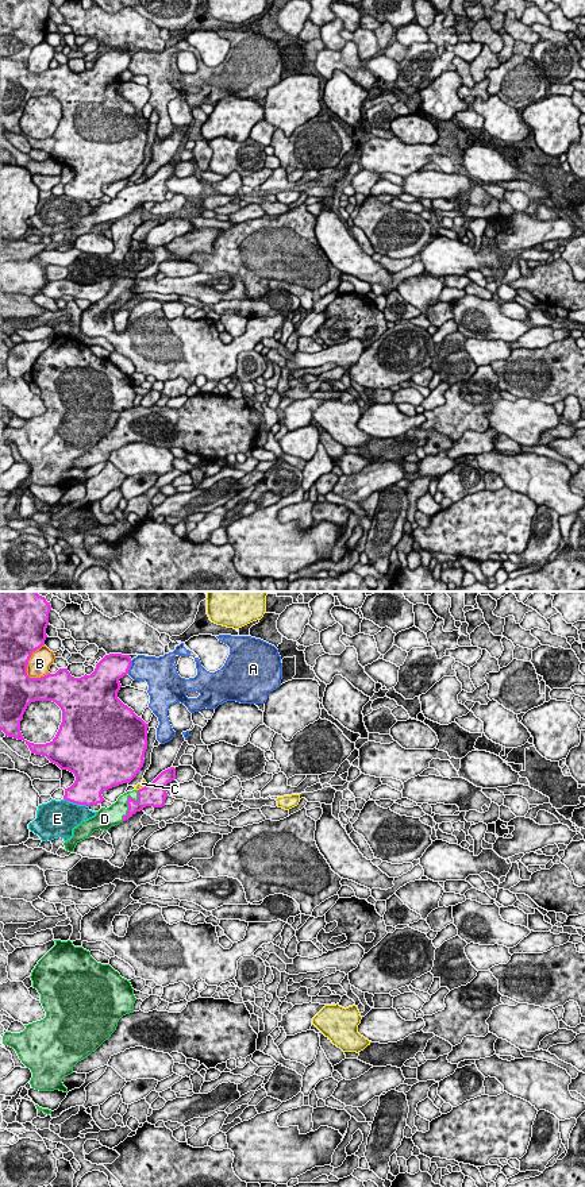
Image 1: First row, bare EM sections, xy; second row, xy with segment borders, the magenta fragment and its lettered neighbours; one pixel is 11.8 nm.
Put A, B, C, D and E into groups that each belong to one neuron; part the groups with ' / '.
A / B / C / D / E

